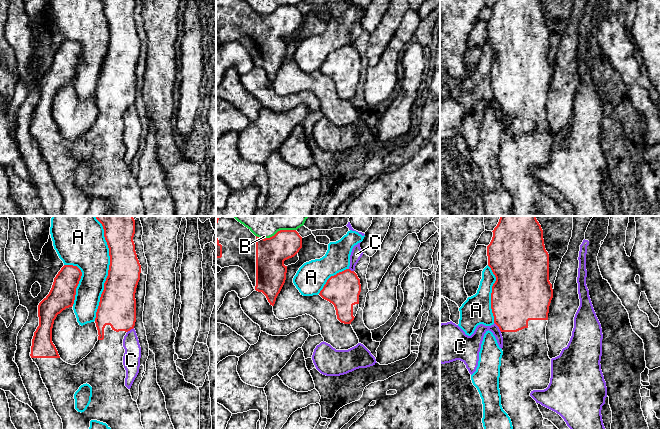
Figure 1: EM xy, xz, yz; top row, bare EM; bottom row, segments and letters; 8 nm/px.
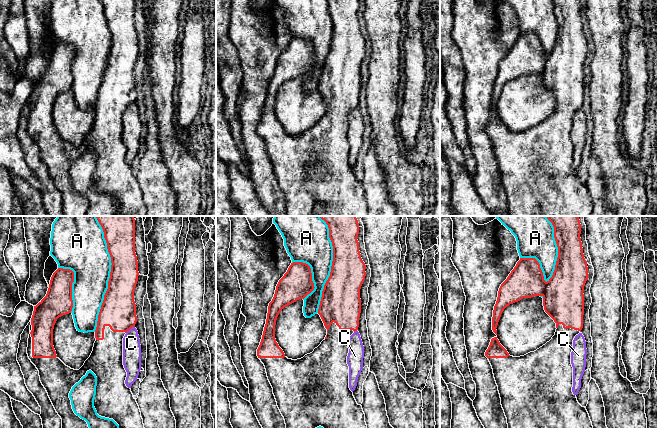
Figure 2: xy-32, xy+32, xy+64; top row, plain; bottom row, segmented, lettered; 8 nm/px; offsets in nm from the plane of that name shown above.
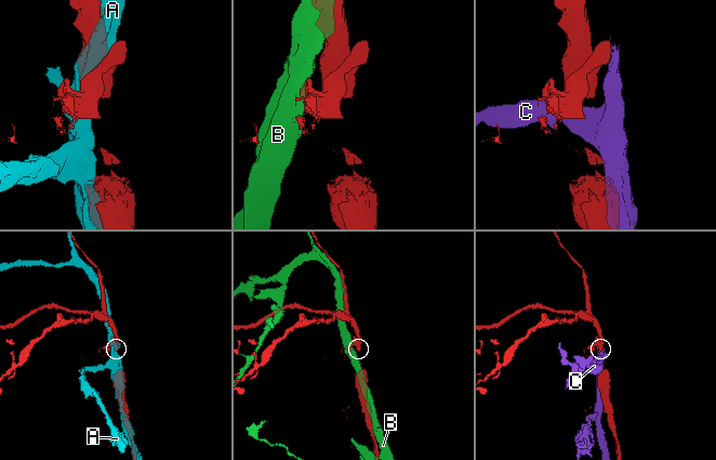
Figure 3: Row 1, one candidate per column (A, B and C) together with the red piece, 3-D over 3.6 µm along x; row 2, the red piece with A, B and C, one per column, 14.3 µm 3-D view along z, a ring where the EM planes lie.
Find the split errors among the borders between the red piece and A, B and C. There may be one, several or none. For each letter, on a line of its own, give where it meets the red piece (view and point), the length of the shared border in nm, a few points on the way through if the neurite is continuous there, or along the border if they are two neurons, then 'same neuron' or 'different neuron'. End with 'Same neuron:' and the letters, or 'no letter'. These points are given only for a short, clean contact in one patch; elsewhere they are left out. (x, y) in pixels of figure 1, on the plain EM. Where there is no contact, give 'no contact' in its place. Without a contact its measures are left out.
A: contact xy (108, 48); length 800 nm; different neuron
B: contact xz (276, 9); length 320 nm; different neuron
C: contact yz (498, 102); length 100 nm; different neuron
Same neuron: no letter

